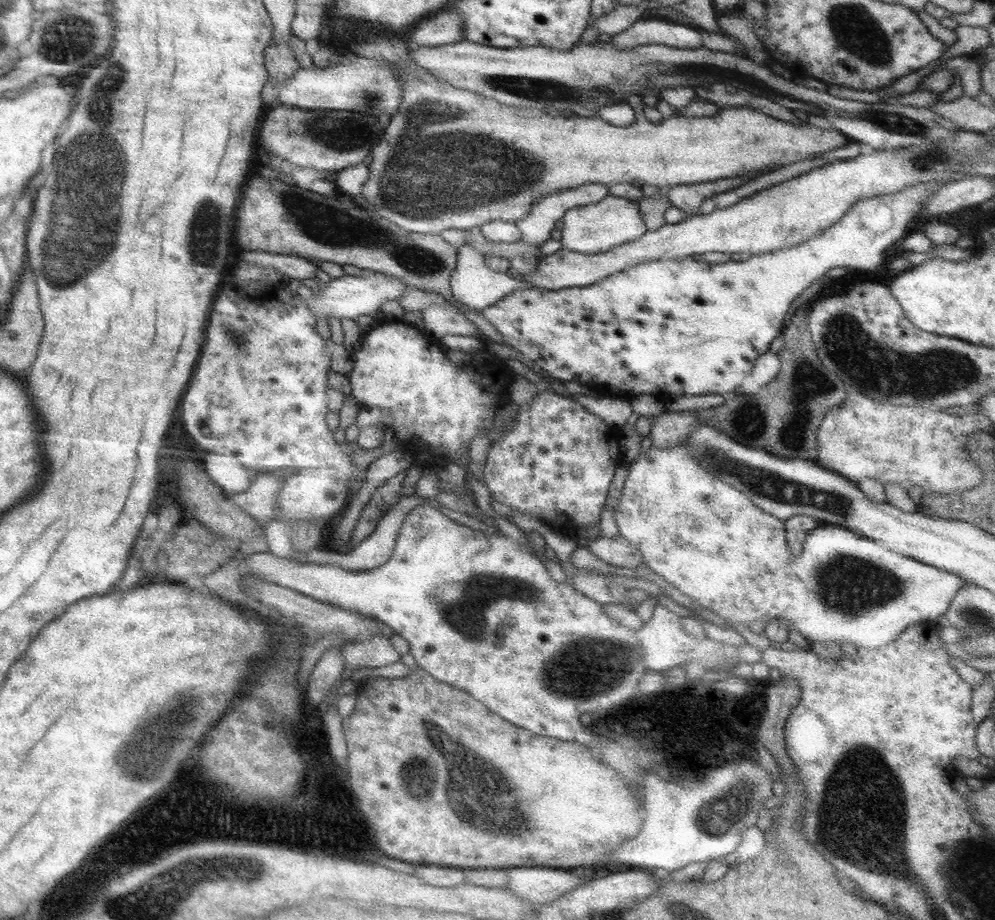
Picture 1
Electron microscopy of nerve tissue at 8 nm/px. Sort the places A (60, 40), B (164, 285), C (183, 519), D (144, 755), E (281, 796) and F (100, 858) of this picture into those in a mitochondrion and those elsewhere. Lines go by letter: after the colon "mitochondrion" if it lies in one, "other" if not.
A: mitochondrion
B: other
C: other
D: mitochondrion
E: other
F: other

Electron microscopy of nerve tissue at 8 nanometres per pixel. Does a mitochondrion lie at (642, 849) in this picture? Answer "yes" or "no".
no

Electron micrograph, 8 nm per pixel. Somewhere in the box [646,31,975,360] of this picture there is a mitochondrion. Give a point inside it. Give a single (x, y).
(877, 117)

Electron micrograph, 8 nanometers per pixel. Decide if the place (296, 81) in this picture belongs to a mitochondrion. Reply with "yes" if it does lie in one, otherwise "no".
no

